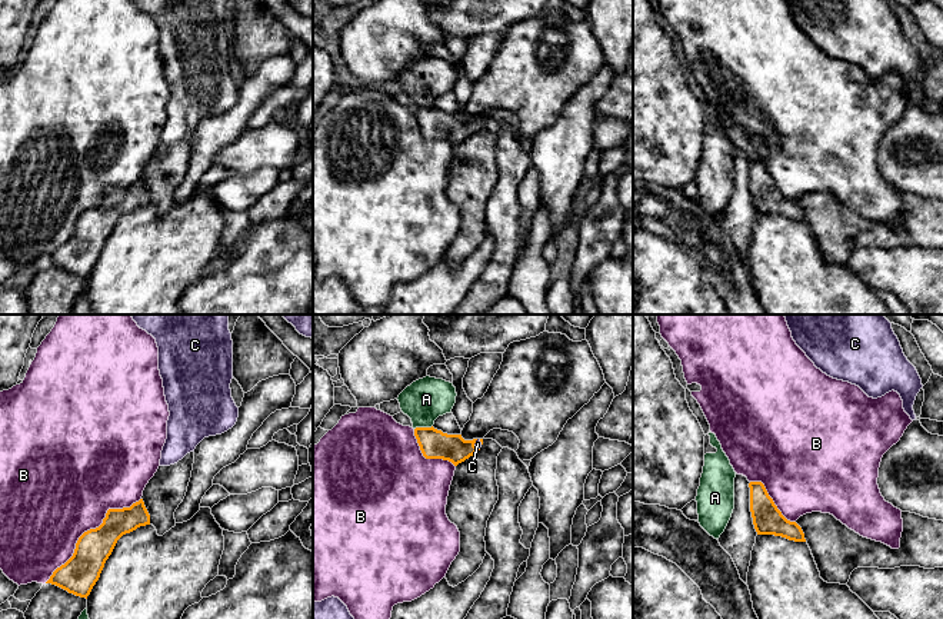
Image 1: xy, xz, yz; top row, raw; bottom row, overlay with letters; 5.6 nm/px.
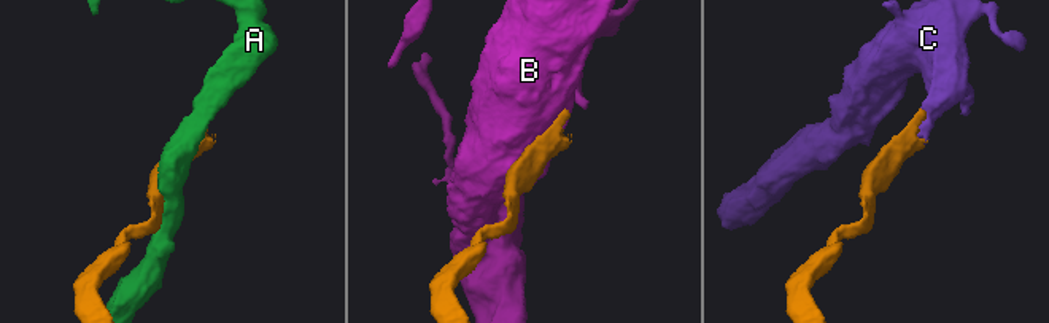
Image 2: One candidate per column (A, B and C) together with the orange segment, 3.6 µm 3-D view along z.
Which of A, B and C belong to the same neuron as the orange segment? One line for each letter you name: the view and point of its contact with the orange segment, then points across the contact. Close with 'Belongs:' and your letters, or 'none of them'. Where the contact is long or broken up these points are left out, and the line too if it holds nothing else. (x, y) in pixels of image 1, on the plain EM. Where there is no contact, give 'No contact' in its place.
C: Touches orange at xz (473, 125). Path across: xz (433, 123), (442, 126), (473, 125), (477, 123)
Belongs: C

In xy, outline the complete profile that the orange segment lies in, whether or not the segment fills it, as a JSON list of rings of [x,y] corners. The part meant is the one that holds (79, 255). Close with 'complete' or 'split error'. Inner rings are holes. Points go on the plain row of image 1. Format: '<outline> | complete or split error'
[[[143,179],[130,187],[109,189],[103,203],[79,217],[73,236],[46,263],[87,279],[117,220],[146,204],[150,204],[150,194]]] | complete

